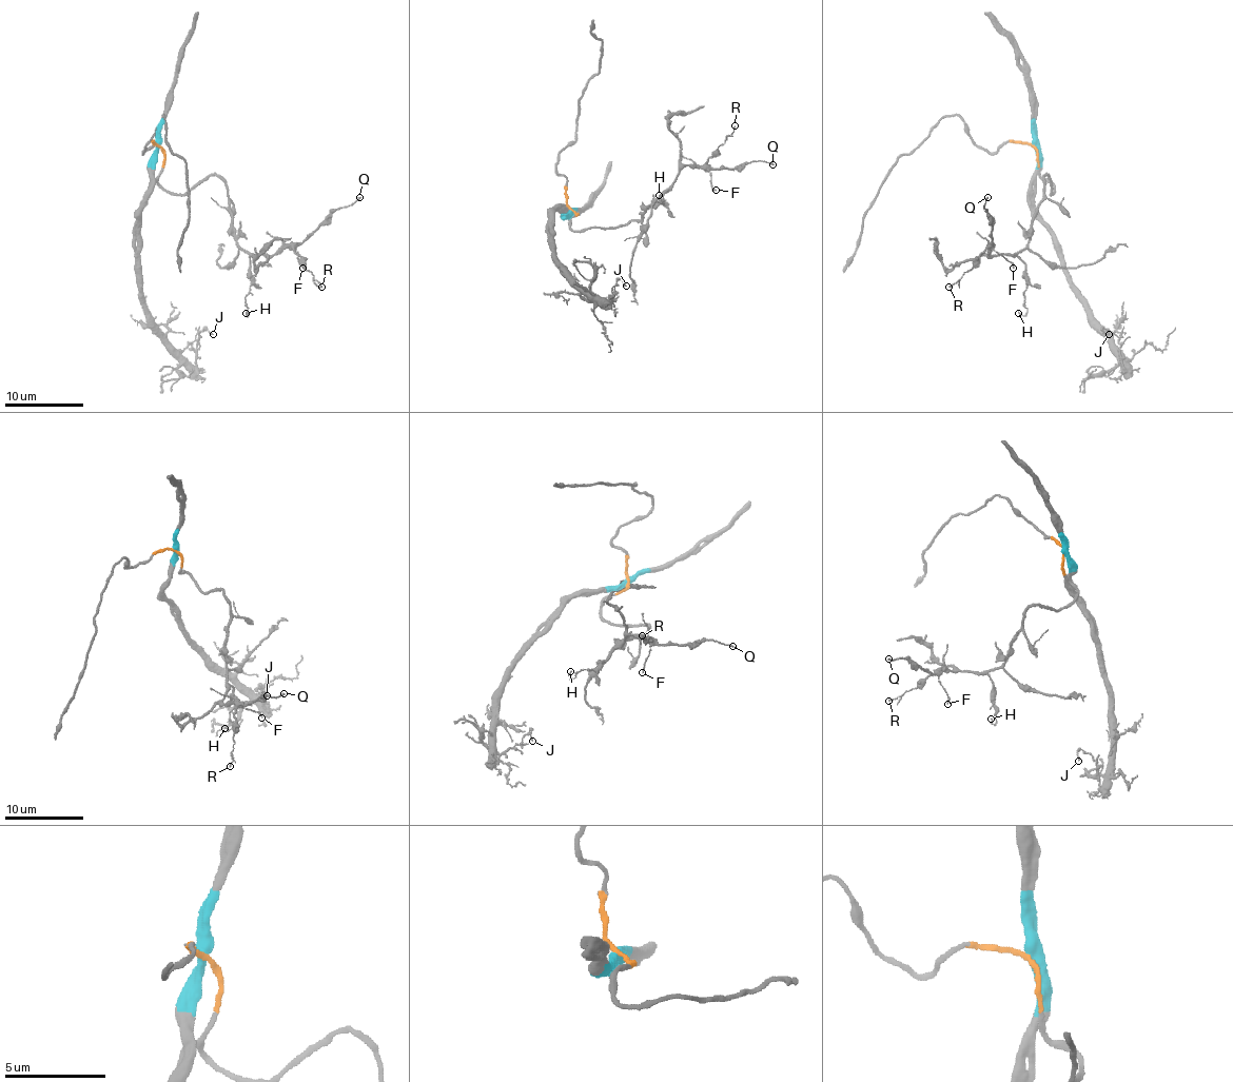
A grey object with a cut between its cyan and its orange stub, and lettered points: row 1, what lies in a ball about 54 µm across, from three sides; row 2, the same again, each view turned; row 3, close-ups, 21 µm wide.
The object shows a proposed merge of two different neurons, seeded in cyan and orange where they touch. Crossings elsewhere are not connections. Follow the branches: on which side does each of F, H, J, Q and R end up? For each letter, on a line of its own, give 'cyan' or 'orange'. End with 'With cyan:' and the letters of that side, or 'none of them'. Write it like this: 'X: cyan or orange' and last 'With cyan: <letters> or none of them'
F: orange
H: orange
J: cyan
Q: orange
R: orange
With cyan: J

